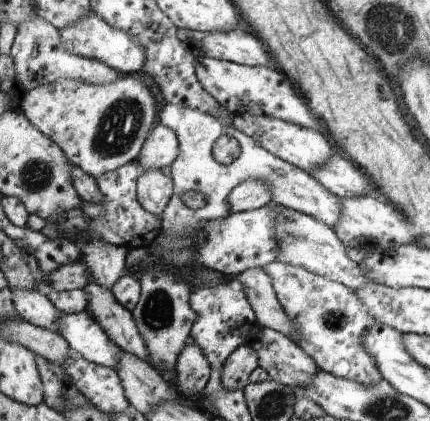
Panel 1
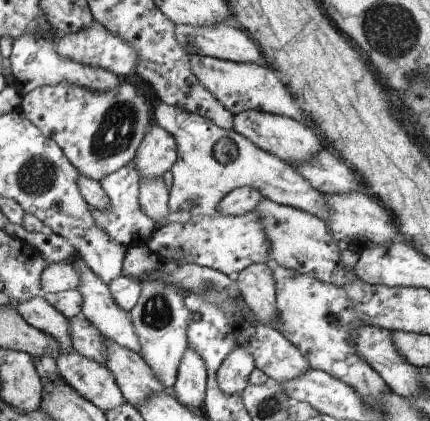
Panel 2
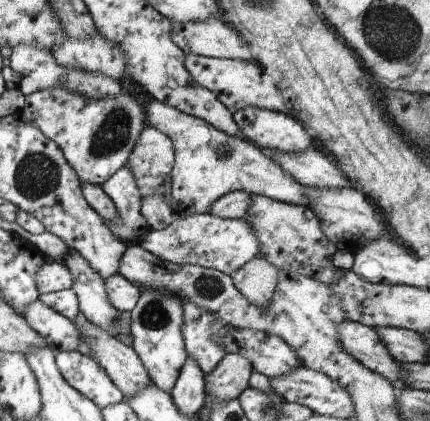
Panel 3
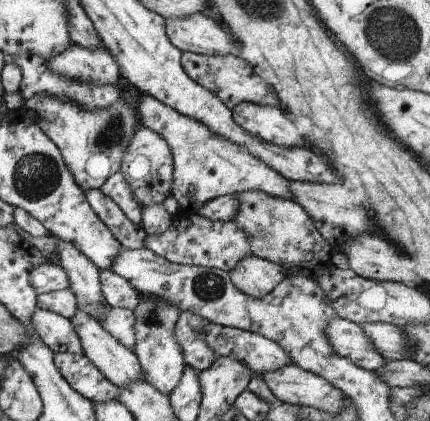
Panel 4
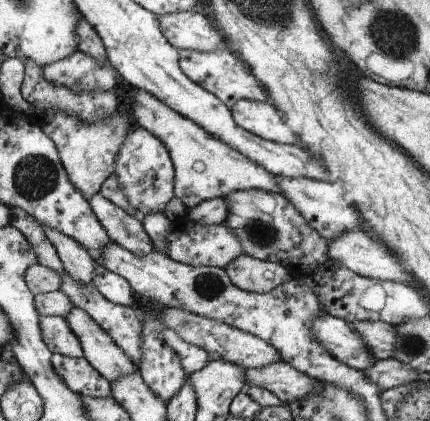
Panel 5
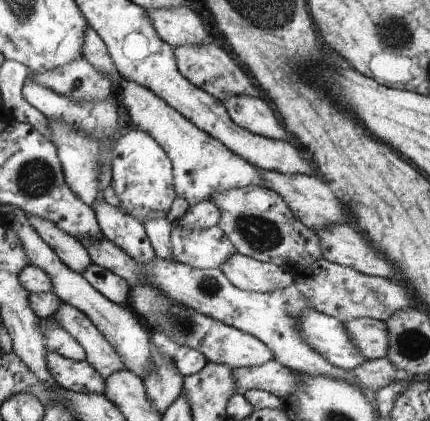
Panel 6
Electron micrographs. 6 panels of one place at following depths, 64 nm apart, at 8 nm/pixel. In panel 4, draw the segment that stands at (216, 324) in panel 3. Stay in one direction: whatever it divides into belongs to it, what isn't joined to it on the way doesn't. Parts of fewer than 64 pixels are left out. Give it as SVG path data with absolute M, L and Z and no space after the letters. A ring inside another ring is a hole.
M186 310L181 312L174 328L174 338L182 348L185 366L199 372L210 369L220 357L204 339L204 326L208 324L208 319ZM200 332L203 332L203 338L200 338Z

